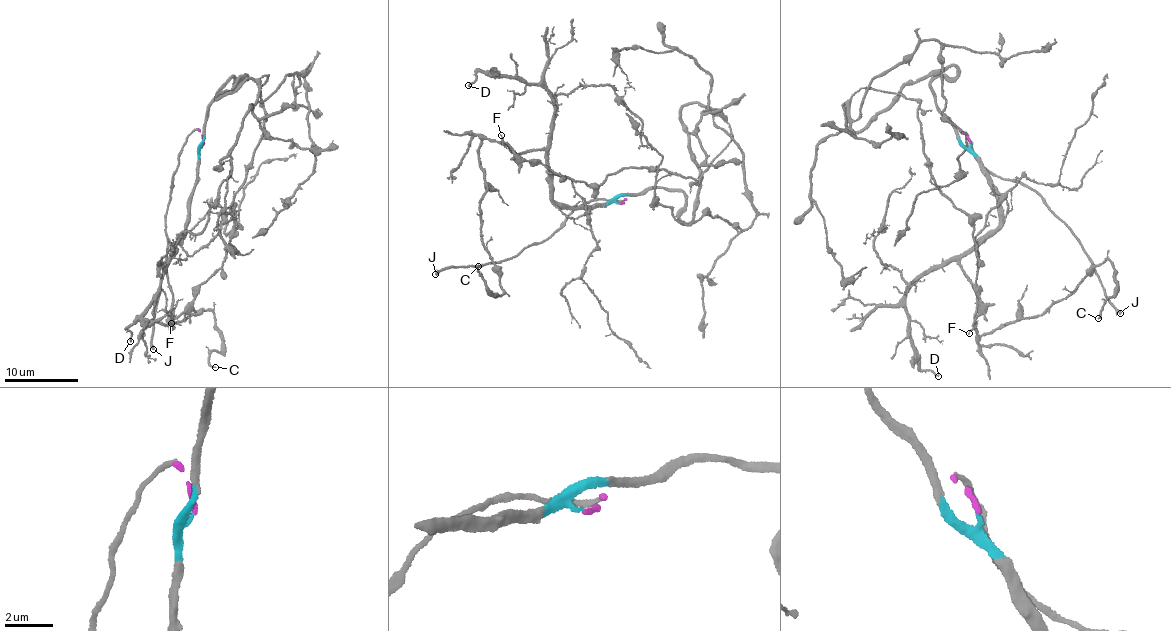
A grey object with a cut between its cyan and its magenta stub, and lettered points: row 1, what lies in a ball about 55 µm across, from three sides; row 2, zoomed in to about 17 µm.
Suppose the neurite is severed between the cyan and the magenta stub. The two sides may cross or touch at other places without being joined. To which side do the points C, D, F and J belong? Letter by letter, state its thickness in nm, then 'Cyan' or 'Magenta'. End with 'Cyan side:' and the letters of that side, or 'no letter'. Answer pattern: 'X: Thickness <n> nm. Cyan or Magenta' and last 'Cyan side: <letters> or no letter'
C: Thickness 150 nm. Cyan
D: Thickness 170 nm. Cyan
F: Thickness 120 nm. Cyan
J: Thickness 260 nm. Magenta
Cyan side: C, D, F

